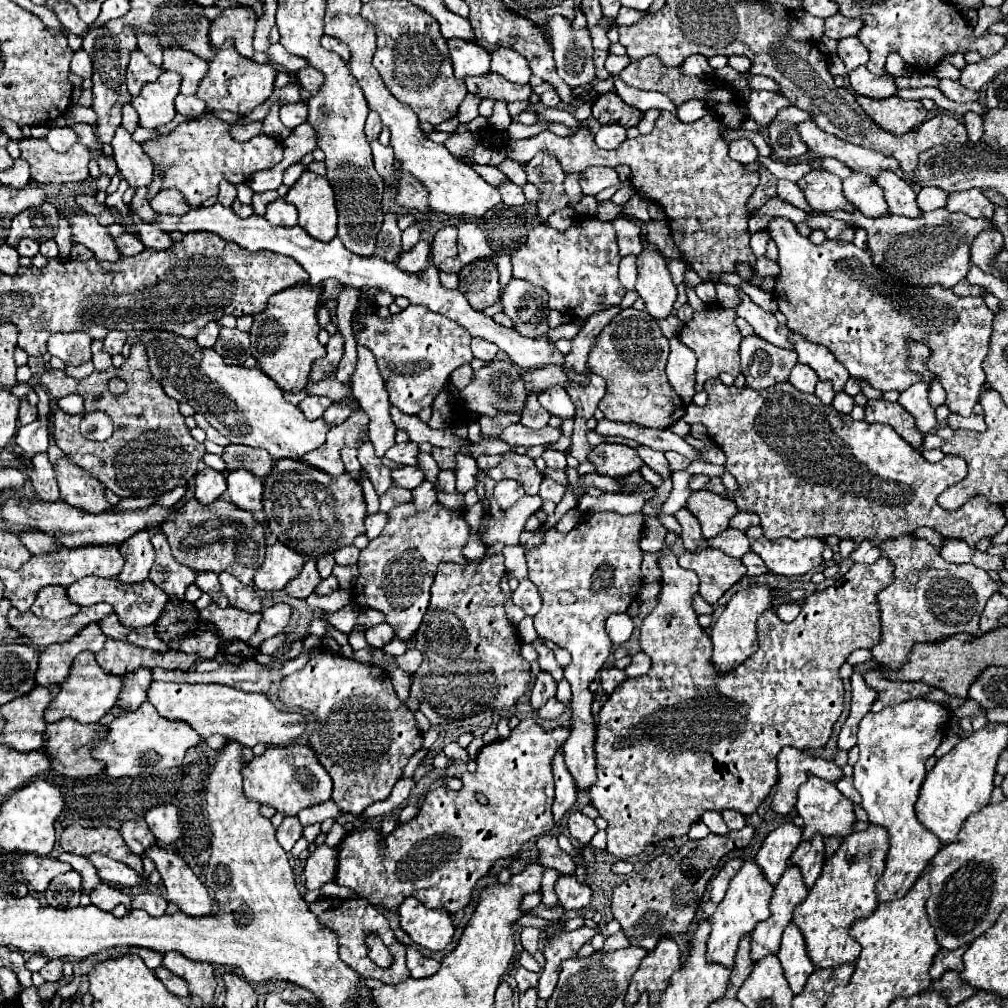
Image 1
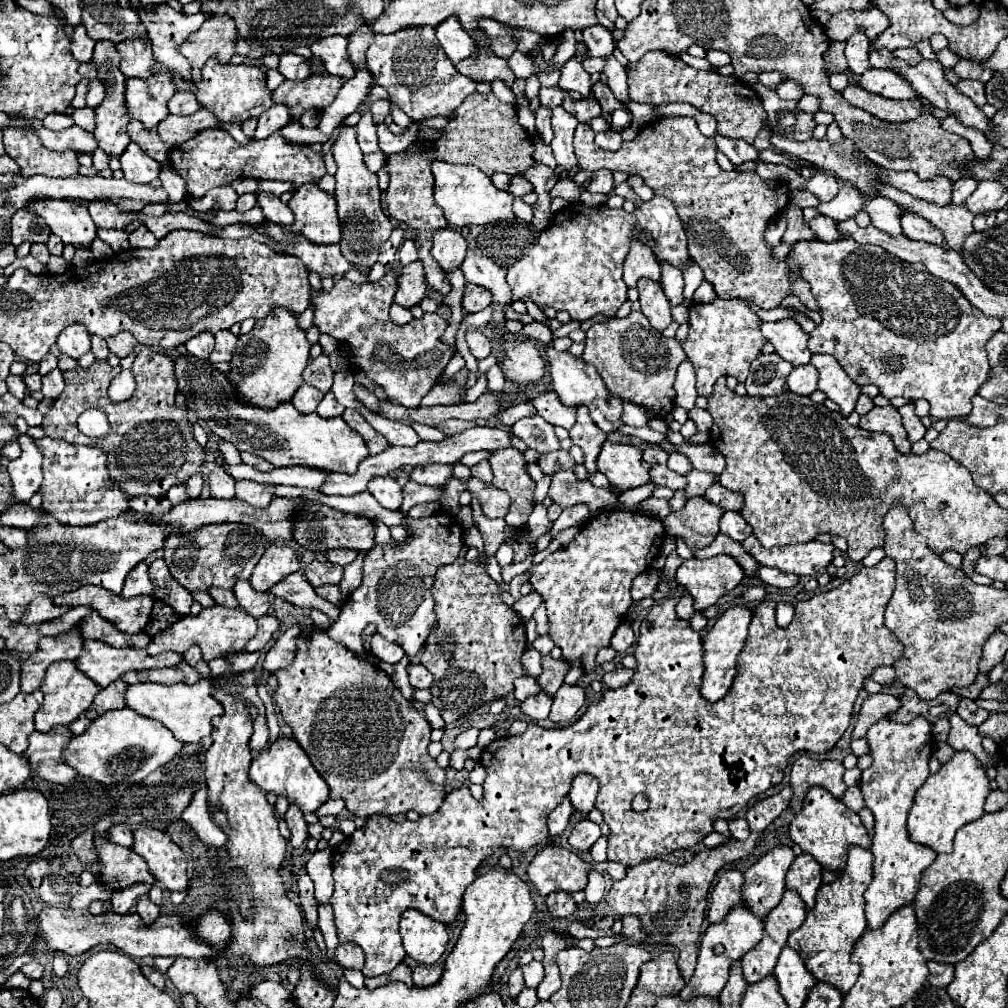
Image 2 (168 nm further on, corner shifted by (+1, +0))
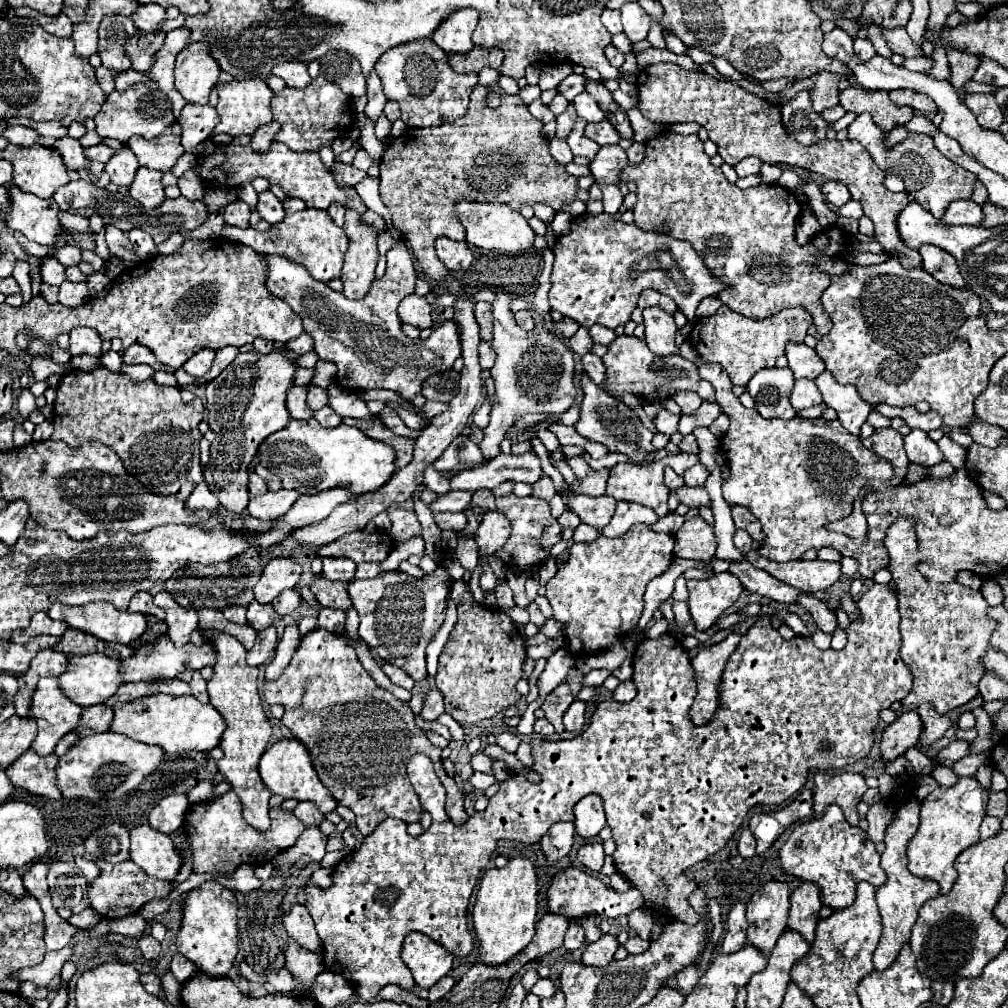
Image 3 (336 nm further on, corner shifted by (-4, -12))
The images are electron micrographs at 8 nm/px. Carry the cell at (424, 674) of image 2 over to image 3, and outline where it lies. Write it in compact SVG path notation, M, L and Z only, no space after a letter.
M436 688L428 690L426 696L424 696L422 716L424 716L426 720L436 720L442 712L444 712L444 698L442 698L440 690L436 690Z

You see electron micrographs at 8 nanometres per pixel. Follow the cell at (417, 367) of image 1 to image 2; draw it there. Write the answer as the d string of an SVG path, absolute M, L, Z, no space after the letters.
M389 270L381 280L377 282L365 282L365 284L353 284L351 280L337 280L331 292L325 290L311 290L311 306L315 308L315 318L313 318L313 326L319 328L321 334L329 334L333 336L339 346L349 346L351 348L351 356L349 356L349 364L353 368L357 368L359 372L363 372L371 382L375 382L377 386L381 386L387 392L387 398L391 402L403 404L403 406L419 406L423 396L429 392L429 388L433 386L435 378L439 378L447 366L447 362L453 356L453 348L447 346L441 336L447 328L447 320L439 314L425 314L425 318L421 320L413 320L405 326L395 326L389 318L389 308L393 304L393 296L397 292L397 272Z

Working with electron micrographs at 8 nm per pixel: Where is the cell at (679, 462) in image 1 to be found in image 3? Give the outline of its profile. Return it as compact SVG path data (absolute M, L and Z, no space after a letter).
M696 464L684 472L684 484L686 486L704 486L708 478L708 470L702 464Z

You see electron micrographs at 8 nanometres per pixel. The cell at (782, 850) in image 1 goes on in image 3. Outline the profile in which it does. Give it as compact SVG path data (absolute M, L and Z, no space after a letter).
M770 880L746 904L748 942L756 946L764 956L776 944L776 938L786 930L790 910L790 886L788 882Z

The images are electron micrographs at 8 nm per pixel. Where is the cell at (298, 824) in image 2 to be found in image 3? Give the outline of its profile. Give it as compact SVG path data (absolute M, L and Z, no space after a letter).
M298 802L294 808L294 816L304 824L304 826L318 826L322 822L322 814L312 802Z

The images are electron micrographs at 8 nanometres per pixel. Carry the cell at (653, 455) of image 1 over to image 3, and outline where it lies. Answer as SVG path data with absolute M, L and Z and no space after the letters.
M682 486L682 488L676 488L672 490L674 496L678 496L678 500L690 508L698 508L698 506L710 506L710 496L708 492L704 490L704 486L700 488L688 488L688 486Z

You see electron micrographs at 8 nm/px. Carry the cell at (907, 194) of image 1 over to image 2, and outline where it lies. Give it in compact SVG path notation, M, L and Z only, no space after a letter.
M903 214L903 234L911 240L923 240L929 244L937 244L943 250L949 250L949 244L945 242L943 232L917 214Z

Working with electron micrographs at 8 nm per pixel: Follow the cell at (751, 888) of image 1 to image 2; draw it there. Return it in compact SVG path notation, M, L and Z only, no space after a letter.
M735 906L735 910L731 910L731 914L727 914L727 918L723 922L711 924L707 928L707 932L703 934L697 968L695 968L691 980L679 992L679 996L683 1000L691 1000L695 996L717 998L727 984L731 962L741 960L749 950L753 950L759 944L761 938L763 938L763 920L755 918L755 914L751 914L751 910L747 910L745 906Z

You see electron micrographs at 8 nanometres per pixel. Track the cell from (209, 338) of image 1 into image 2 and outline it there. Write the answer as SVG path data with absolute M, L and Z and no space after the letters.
M203 332L203 334L197 334L195 338L187 340L185 348L187 348L187 352L189 352L191 356L197 356L197 358L203 358L203 360L207 360L207 358L209 358L209 354L213 352L213 344L215 344L215 340L213 340L213 334L207 334L207 332Z

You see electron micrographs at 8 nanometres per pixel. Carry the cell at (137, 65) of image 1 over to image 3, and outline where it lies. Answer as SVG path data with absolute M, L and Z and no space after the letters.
M136 32L128 42L126 42L126 56L132 62L132 70L146 74L156 62L158 50L164 46L164 36L166 34L148 34L148 32Z

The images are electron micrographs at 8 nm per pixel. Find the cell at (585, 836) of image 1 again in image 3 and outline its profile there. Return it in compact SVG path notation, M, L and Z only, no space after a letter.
M590 842L590 844L584 844L578 854L576 854L576 860L580 864L584 864L588 870L594 870L598 872L604 864L604 850L602 850L602 842Z

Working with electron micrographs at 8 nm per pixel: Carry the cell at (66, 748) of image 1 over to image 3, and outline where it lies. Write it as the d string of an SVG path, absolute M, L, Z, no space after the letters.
M34 750L24 752L12 766L6 768L14 786L20 786L32 794L40 794L52 800L60 800L60 788L56 786L54 768L58 764L58 756L38 756Z

